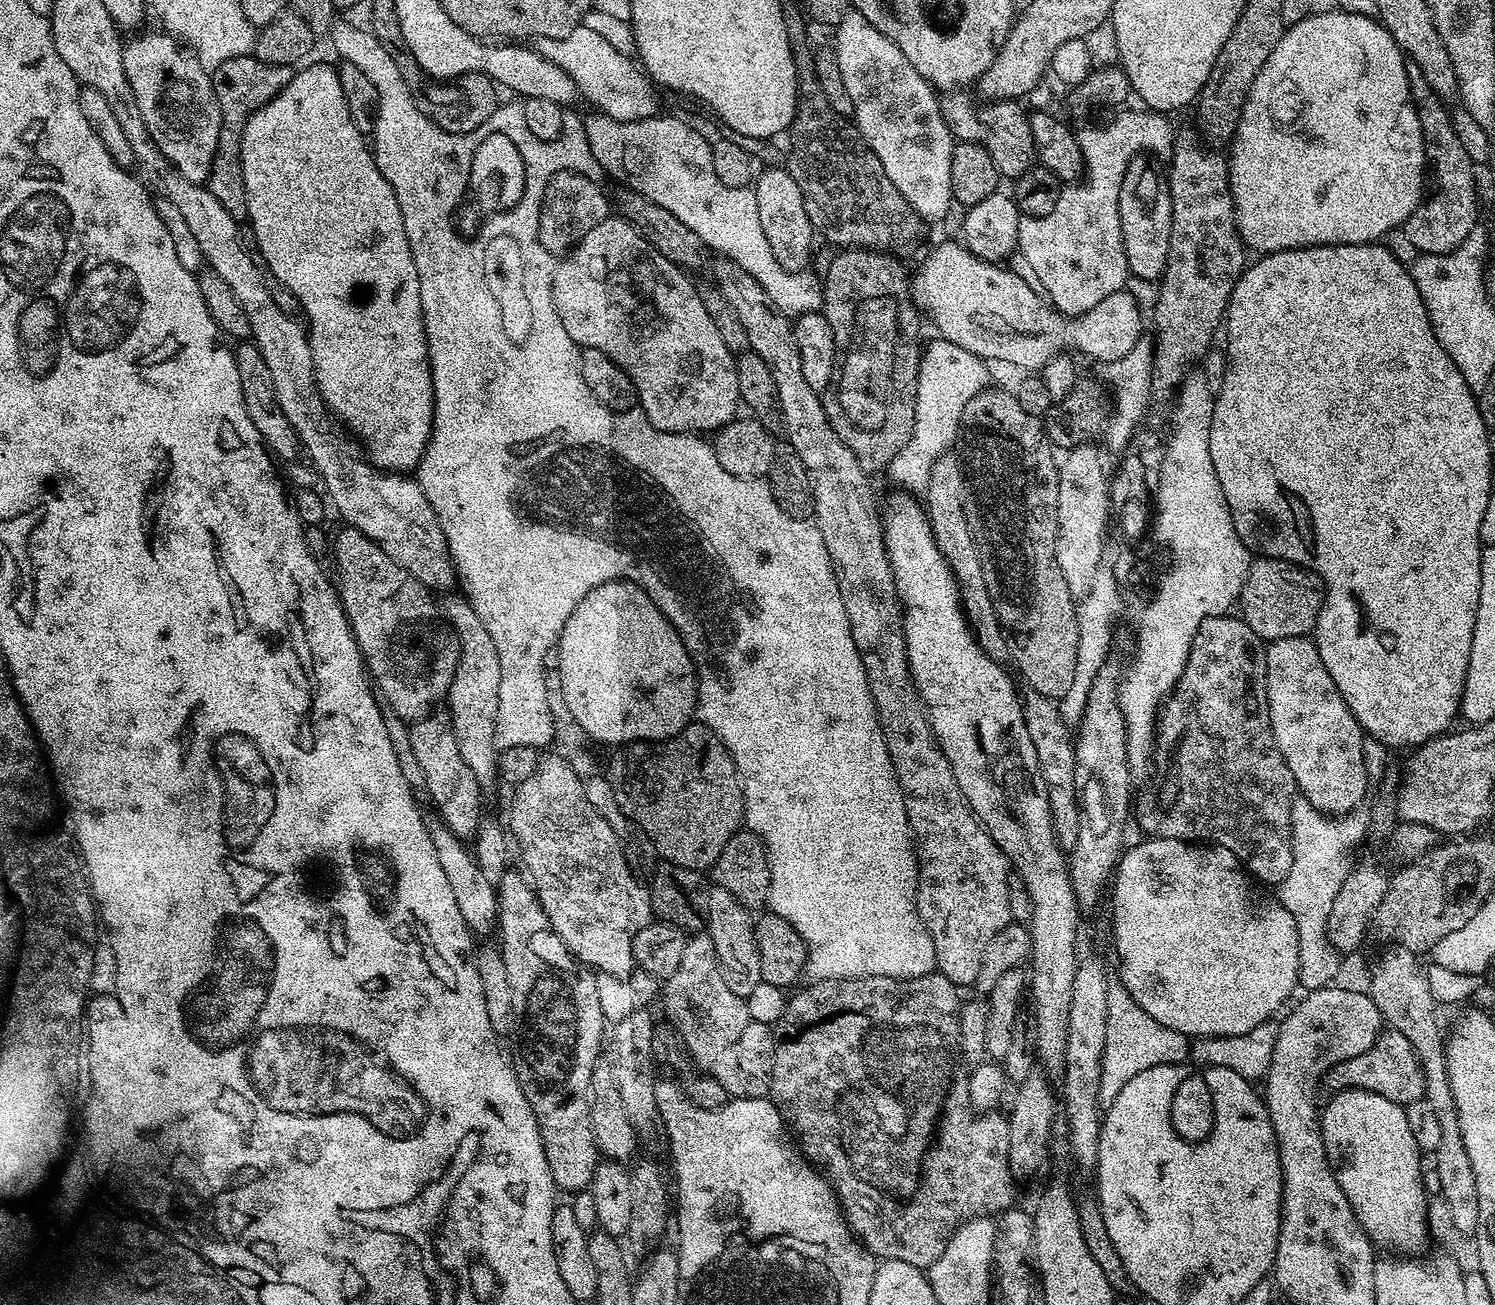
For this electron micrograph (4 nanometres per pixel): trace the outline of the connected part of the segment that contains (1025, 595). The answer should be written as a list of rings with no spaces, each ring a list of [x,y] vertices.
[[[995,386],[985,388],[966,402],[960,423],[962,440],[968,443],[966,468],[970,473],[967,477],[970,491],[964,509],[982,562],[986,590],[1000,627],[1004,629],[1007,655],[1012,655],[1017,670],[1024,675],[1031,691],[1058,702],[1066,690],[1074,686],[1080,621],[1077,601],[1070,594],[1070,586],[1066,586],[1066,578],[1062,578],[1062,570],[1058,570],[1056,557],[1056,507],[1060,481],[1057,453],[1048,440],[1041,417],[1026,414],[1011,391],[1003,392]]]

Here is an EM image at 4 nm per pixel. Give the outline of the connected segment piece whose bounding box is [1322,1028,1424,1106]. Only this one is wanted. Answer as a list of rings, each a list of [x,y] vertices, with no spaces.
[[[1388,1028],[1377,1035],[1376,1043],[1357,1057],[1349,1061],[1339,1062],[1323,1076],[1325,1089],[1333,1093],[1345,1092],[1347,1088],[1366,1090],[1374,1094],[1382,1094],[1382,1098],[1390,1098],[1395,1104],[1409,1105],[1424,1099],[1424,1075],[1418,1062],[1418,1054],[1397,1028]]]

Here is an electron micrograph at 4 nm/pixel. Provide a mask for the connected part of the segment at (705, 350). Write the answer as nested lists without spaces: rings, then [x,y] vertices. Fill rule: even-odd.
[[[612,214],[608,219],[598,222],[598,226],[594,226],[594,230],[590,230],[590,234],[586,234],[586,238],[582,238],[582,242],[578,242],[576,247],[557,263],[552,283],[552,297],[554,298],[554,310],[558,310],[558,318],[562,318],[562,326],[566,326],[566,334],[570,334],[570,338],[574,338],[576,344],[581,348],[602,350],[602,354],[606,354],[606,358],[610,358],[619,368],[626,370],[626,374],[636,387],[639,407],[654,427],[663,432],[712,434],[737,419],[736,408],[741,407],[736,356],[728,349],[726,342],[722,342],[722,334],[718,334],[718,326],[714,326],[710,314],[706,314],[706,306],[702,306],[702,298],[697,285],[695,283],[692,285],[688,281],[688,276],[689,273],[685,269],[679,268],[674,262],[670,262],[662,254],[658,254],[654,250],[654,246],[650,246],[650,242],[646,242],[646,238],[634,225],[619,215]]]

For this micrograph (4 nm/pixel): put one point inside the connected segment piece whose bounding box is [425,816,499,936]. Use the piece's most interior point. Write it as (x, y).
(474, 892)

